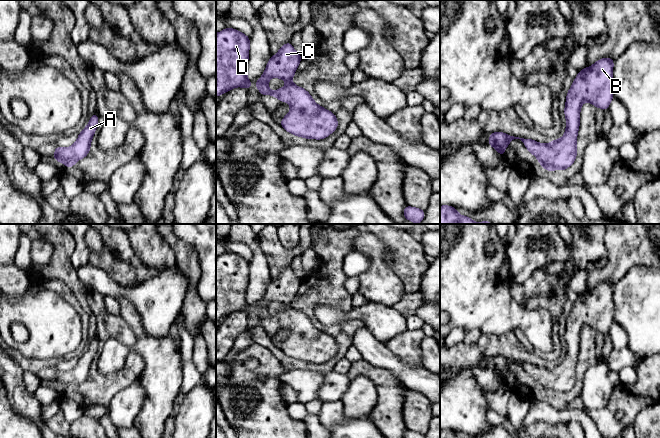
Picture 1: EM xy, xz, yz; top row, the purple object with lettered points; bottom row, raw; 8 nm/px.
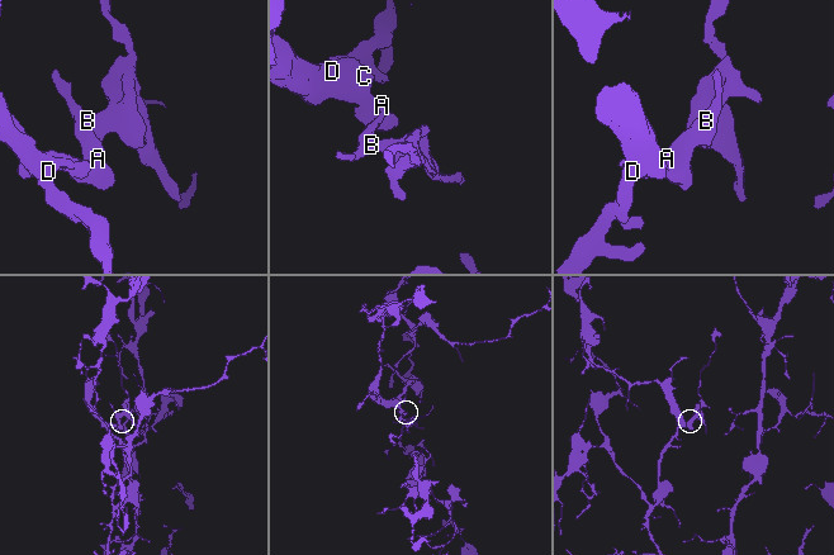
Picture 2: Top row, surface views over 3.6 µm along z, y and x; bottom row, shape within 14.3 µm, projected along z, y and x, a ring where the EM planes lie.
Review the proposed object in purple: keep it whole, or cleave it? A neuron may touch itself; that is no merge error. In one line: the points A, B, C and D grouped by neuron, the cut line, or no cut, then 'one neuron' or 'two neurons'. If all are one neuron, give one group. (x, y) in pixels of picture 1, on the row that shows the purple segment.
A B C D | no cut | one neuron

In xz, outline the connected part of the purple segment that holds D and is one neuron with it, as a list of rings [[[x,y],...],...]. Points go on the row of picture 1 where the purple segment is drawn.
[[[225,28],[216,34],[216,97],[235,87],[251,88],[247,78],[250,37]]]

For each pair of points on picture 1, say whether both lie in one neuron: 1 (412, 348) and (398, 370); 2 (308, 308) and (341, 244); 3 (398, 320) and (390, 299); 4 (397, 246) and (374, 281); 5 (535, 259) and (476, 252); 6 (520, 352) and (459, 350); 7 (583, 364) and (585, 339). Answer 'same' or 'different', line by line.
1: different
2: same
3: different
4: different
5: different
6: same
7: same

